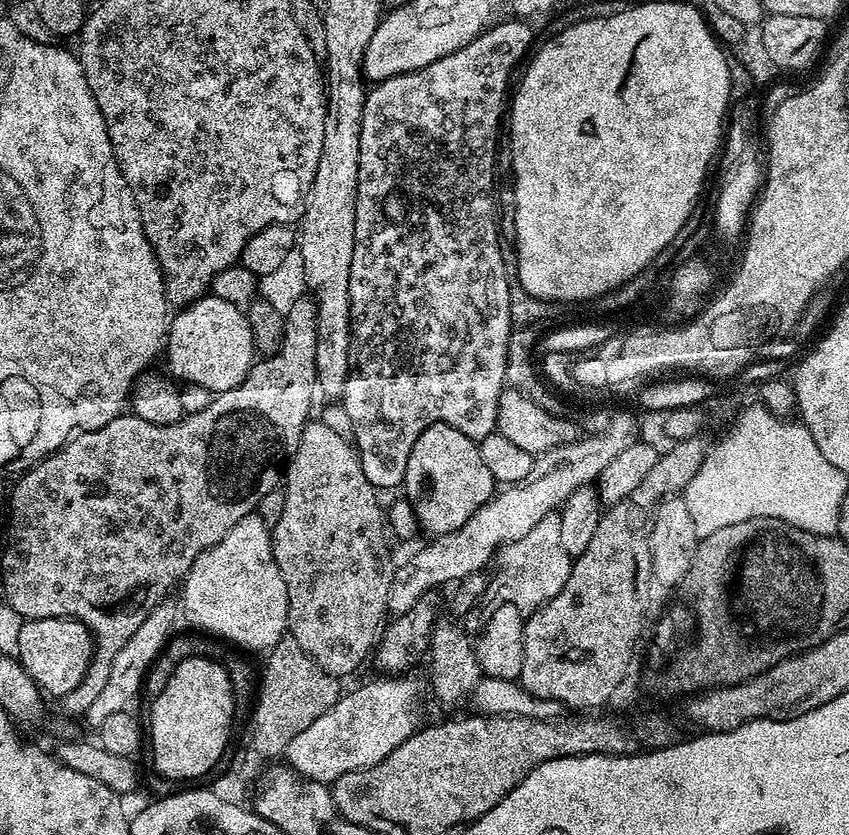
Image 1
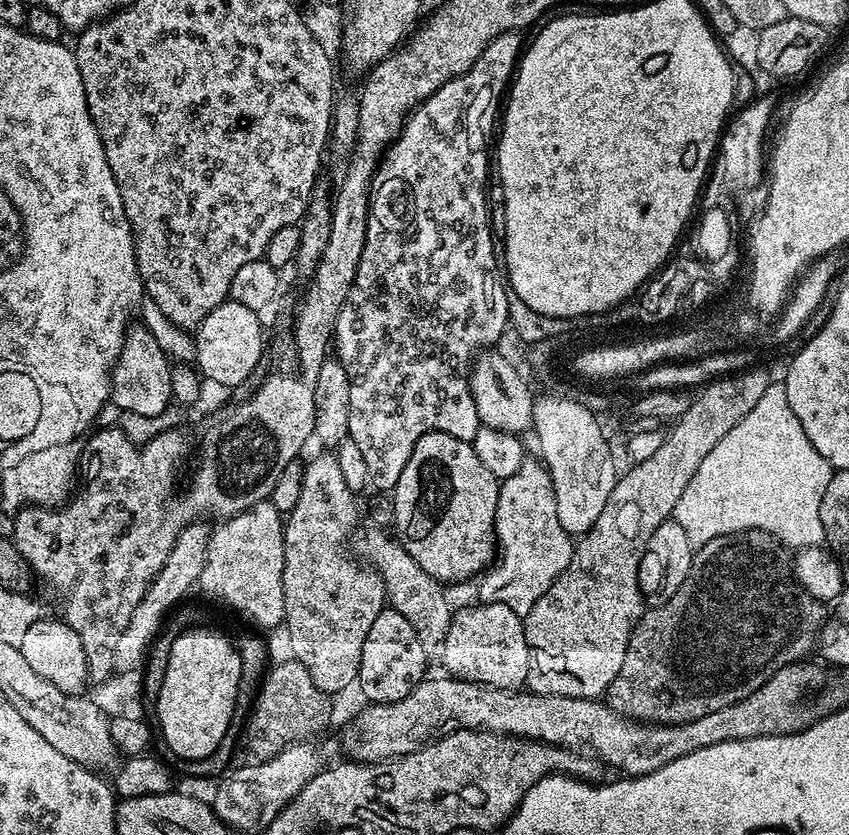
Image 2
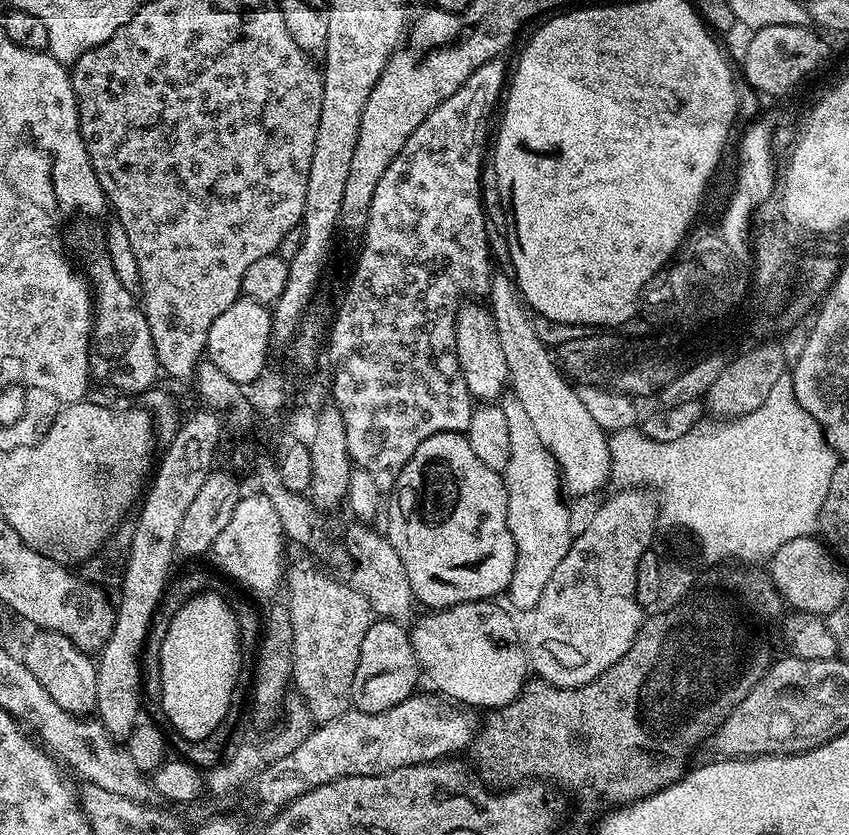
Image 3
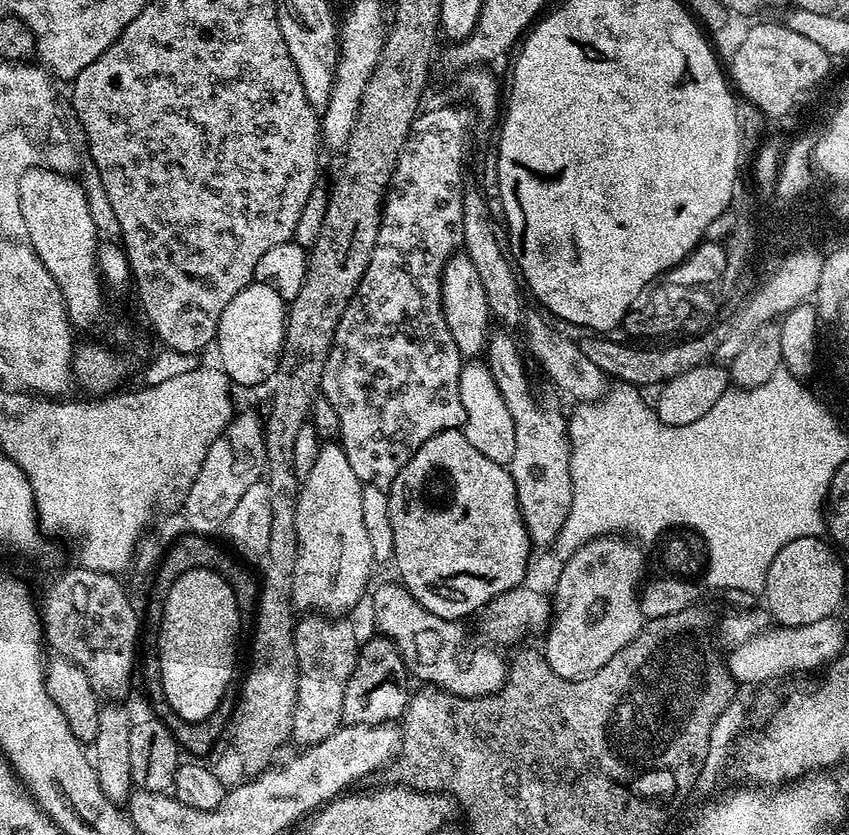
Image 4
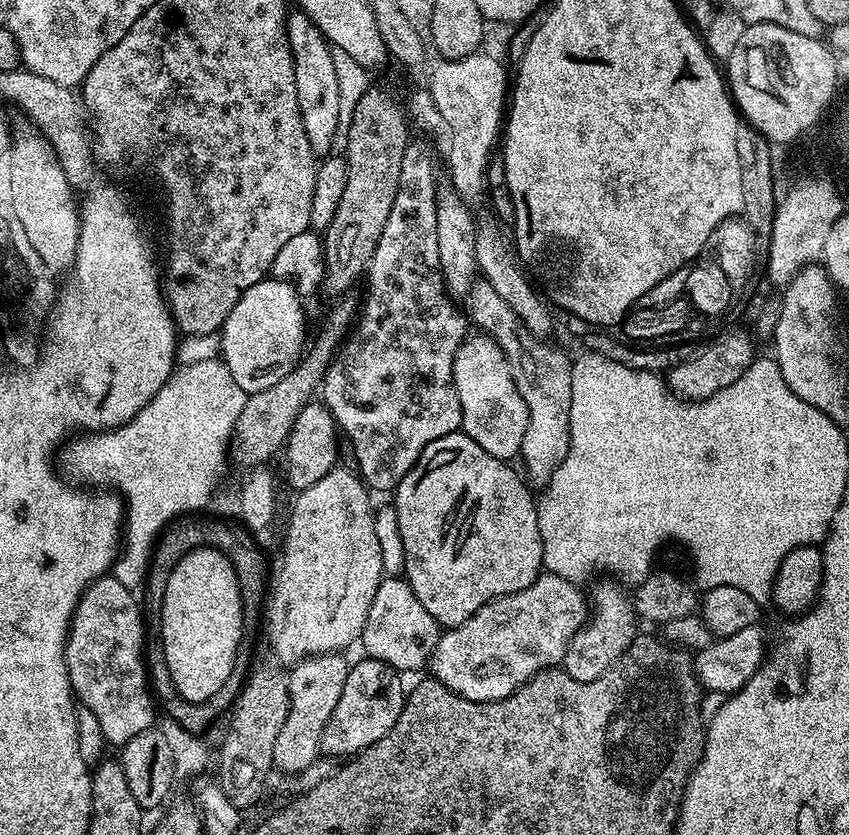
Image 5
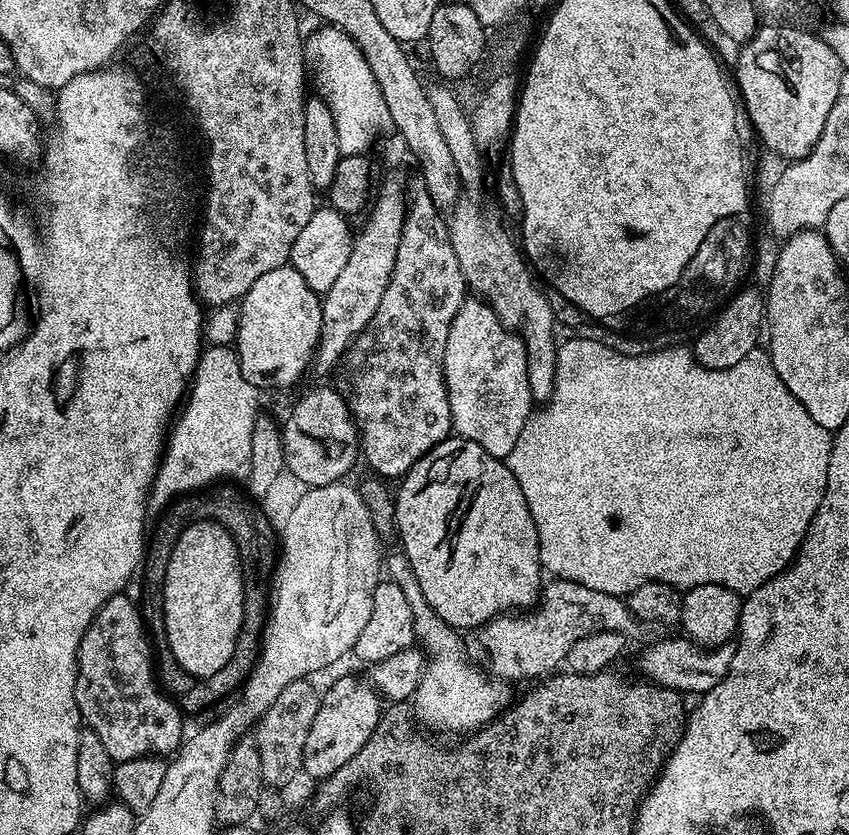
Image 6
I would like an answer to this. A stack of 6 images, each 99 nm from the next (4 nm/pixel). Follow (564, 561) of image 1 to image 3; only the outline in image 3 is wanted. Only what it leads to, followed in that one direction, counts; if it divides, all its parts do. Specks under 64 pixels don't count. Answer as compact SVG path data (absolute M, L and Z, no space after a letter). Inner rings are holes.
M505 391L498 407L502 414L506 414L506 426L510 430L510 462L506 462L502 475L508 499L506 522L516 547L516 565L506 596L512 599L514 607L528 614L535 609L538 598L542 598L542 589L546 582L550 582L550 574L554 574L558 562L566 558L566 550L570 550L572 545L574 527L568 521L568 508L564 505L560 468L542 439L538 438L529 415L514 392Z

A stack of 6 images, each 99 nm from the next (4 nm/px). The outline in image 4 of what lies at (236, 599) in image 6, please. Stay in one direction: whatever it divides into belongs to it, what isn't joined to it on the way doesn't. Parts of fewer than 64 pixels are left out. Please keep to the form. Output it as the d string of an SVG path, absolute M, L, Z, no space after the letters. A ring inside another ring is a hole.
M195 568L186 570L182 578L170 586L170 594L166 594L164 603L164 617L160 623L158 634L158 662L162 674L162 690L164 700L172 708L178 718L186 718L186 722L197 724L222 702L222 698L229 695L232 675L236 672L236 635L240 632L242 613L236 605L236 595L228 584L228 579L213 568Z

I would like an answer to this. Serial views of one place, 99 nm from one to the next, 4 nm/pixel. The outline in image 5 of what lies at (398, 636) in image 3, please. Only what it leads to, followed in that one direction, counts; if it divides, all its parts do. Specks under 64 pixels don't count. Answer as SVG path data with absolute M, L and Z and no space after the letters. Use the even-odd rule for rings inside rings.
M363 659L349 667L346 684L342 686L342 694L338 697L338 706L334 706L334 714L330 714L324 724L320 751L325 757L351 758L378 742L378 738L386 738L386 734L390 734L390 726L398 722L398 714L402 714L404 709L406 692L403 687L400 689L401 677L397 669L381 660Z

